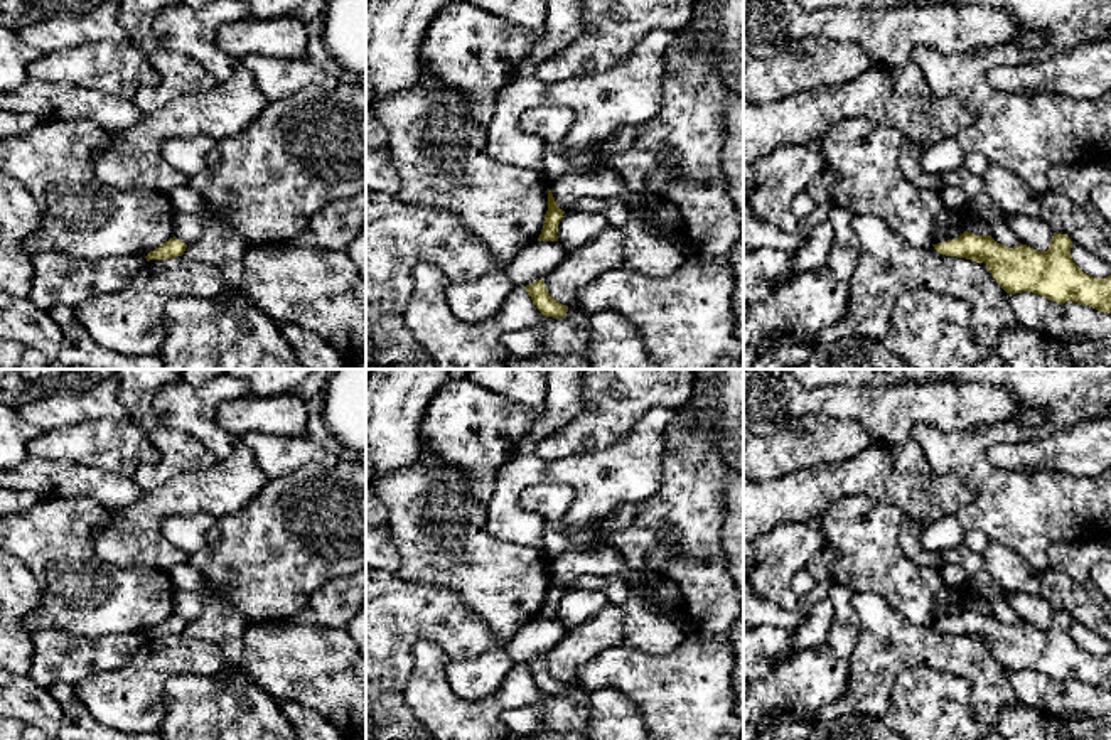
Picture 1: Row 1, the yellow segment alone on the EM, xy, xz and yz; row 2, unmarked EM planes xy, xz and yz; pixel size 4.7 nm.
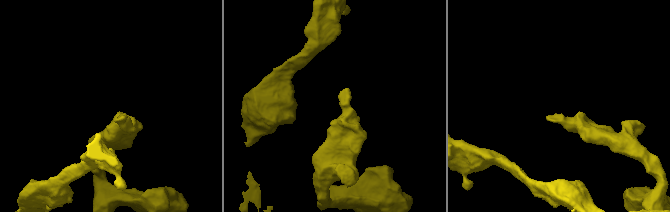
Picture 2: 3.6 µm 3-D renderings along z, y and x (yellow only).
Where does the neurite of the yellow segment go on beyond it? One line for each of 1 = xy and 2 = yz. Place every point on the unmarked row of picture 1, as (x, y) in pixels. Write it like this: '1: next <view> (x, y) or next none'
1: next none
2: next none

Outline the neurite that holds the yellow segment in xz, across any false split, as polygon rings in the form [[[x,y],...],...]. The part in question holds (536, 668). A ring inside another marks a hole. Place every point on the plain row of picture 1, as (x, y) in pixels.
[[[543,656],[526,662],[524,668],[543,693],[553,696],[566,693],[566,683],[550,674]]]

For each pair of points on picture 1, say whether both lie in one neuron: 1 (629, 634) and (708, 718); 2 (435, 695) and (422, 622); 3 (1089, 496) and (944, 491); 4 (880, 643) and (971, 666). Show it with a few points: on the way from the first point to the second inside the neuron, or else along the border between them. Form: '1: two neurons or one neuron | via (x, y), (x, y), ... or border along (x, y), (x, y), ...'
1: two neurons | border along (685, 638), (658, 654), (609, 648)
2: two neurons | border along (449, 658), (420, 639), (410, 675)
3: two neurons | border along (936, 474), (955, 474), (971, 491), (973, 501)
4: one neuron | via (902, 646), (926, 646), (949, 653)

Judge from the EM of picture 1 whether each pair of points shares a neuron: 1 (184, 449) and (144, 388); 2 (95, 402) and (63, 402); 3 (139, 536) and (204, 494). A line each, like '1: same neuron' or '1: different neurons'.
1: same neuron
2: same neuron
3: same neuron

